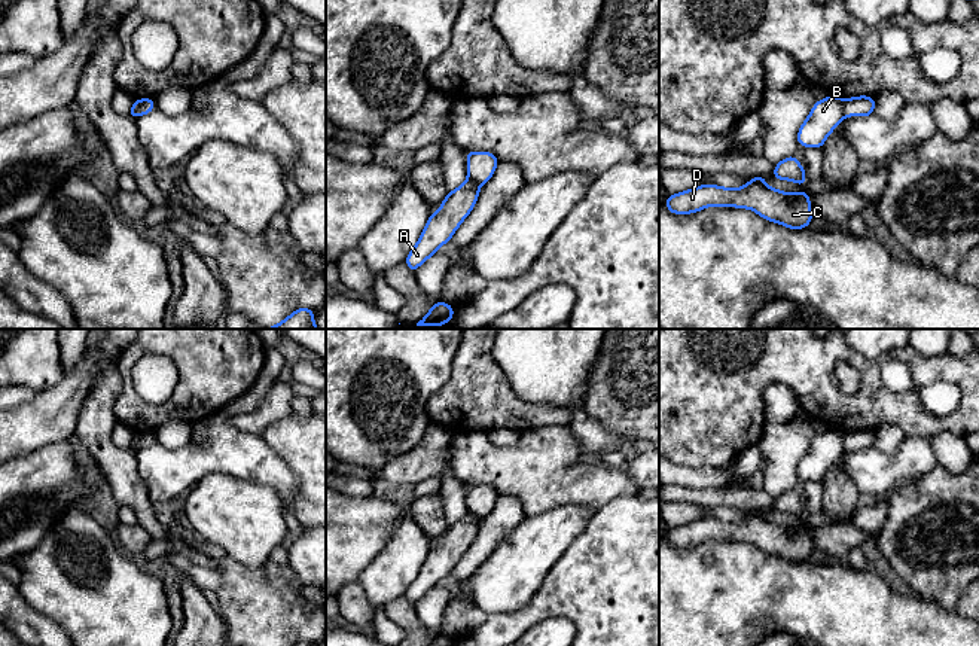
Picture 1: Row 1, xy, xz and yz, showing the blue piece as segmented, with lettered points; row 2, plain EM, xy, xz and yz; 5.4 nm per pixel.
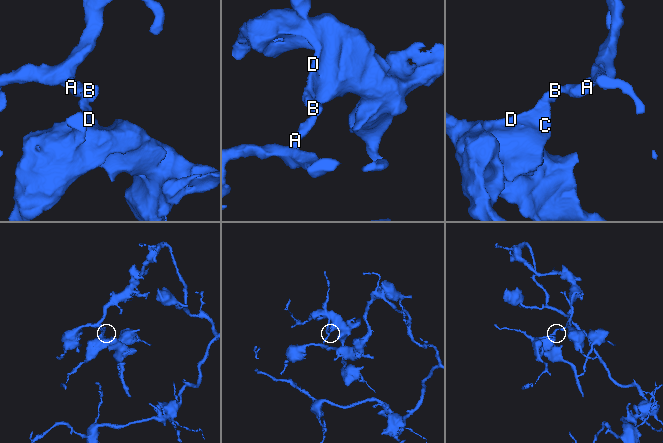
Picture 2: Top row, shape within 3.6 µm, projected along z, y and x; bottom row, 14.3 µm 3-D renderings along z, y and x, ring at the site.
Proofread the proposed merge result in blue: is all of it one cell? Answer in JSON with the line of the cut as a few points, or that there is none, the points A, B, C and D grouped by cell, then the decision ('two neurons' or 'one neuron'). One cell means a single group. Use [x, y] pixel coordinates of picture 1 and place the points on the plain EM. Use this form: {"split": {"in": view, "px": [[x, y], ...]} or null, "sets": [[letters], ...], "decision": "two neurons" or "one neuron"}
{"split": {"in": "yz", "px": [[842, 433], [842, 445], [845, 448]]}, "sets": [["A"], ["B", "C", "D"]], "decision": "two neurons"}

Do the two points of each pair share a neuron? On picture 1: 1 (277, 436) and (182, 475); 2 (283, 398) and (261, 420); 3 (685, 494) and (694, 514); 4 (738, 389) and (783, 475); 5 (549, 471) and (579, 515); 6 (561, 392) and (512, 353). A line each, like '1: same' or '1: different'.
1: different
2: same
3: different
4: different
5: different
6: same

